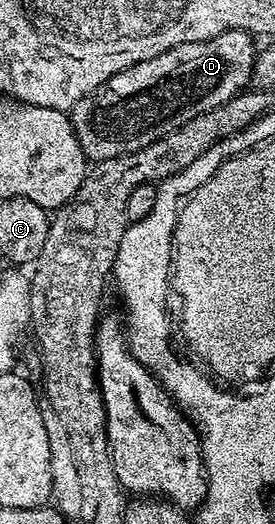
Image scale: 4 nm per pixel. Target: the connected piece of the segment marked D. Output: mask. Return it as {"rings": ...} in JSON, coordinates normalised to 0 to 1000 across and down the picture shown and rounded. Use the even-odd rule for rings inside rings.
{"rings":[[[818,59],[767,74],[640,86],[393,147],[247,214],[316,305],[404,303],[524,284],[669,231],[825,197],[909,156],[931,111],[924,82],[927,69],[905,59]]]}

